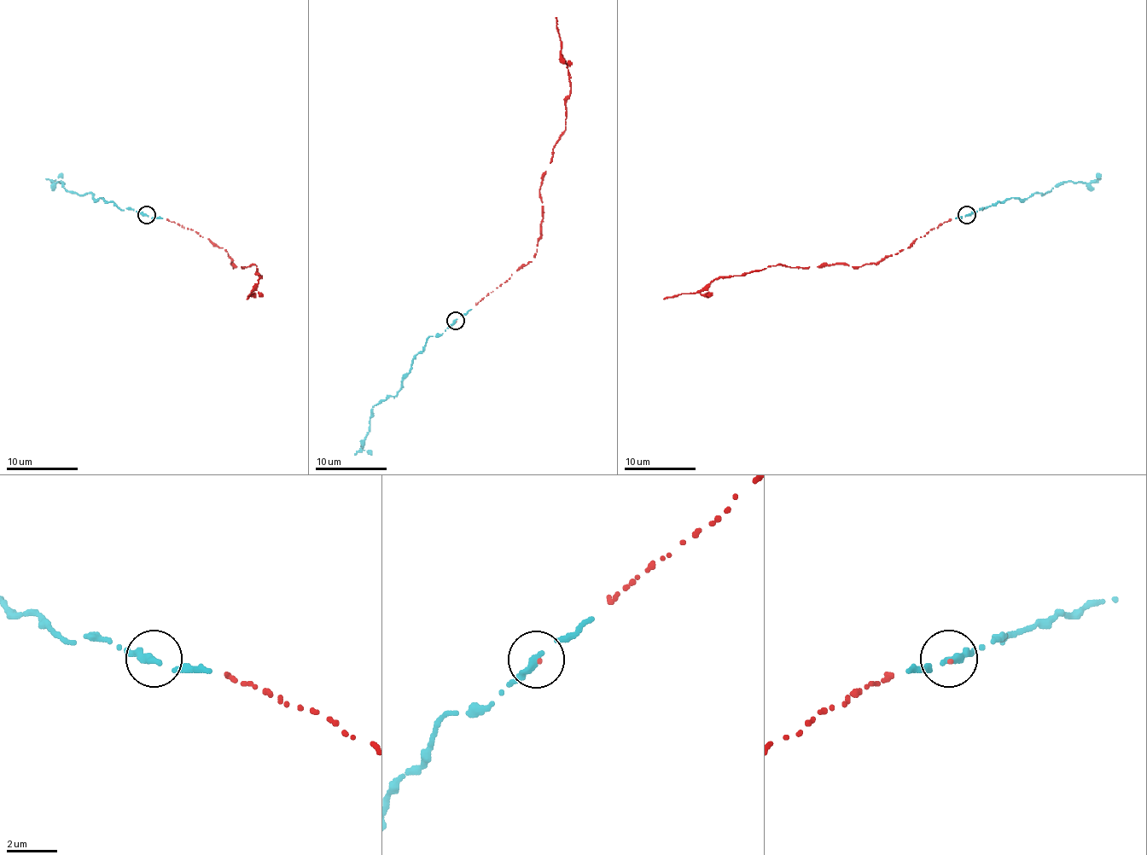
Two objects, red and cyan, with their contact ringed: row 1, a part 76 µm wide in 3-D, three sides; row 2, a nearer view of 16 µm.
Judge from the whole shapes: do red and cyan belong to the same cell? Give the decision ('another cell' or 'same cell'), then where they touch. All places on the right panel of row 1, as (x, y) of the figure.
same cell; place (967, 214)

